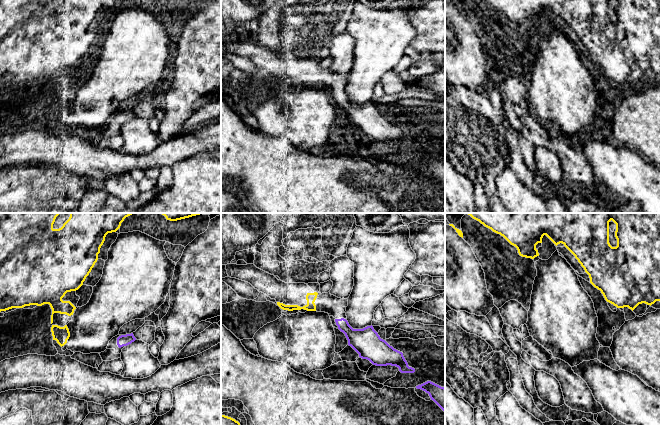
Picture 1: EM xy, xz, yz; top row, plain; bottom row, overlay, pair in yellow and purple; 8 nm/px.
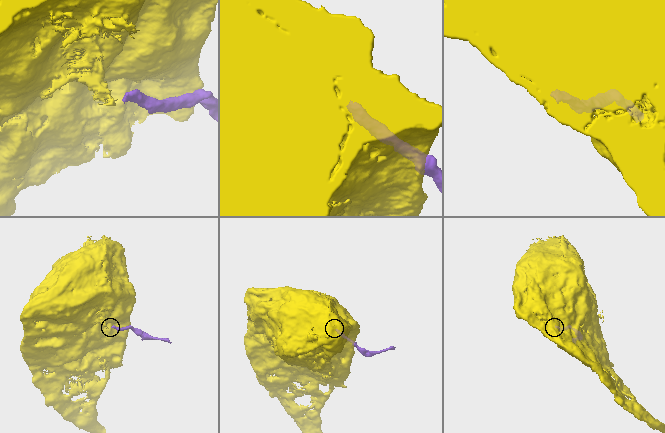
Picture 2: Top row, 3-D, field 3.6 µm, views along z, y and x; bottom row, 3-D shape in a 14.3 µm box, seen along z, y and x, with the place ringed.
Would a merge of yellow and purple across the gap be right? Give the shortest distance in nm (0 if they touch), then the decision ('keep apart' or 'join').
180 nm apart; keep apart

